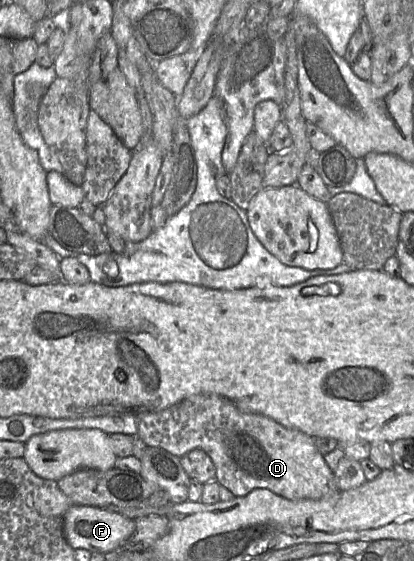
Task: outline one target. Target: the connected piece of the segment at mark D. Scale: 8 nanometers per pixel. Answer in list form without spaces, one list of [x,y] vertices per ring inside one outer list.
[[[215,394],[188,397],[157,412],[137,414],[138,434],[147,446],[160,447],[182,457],[193,449],[202,449],[212,459],[216,481],[229,489],[235,497],[245,496],[257,488],[265,488],[289,500],[327,497],[337,489],[333,471],[315,446],[313,437],[295,429],[284,427],[262,414],[240,411],[234,403]]]

